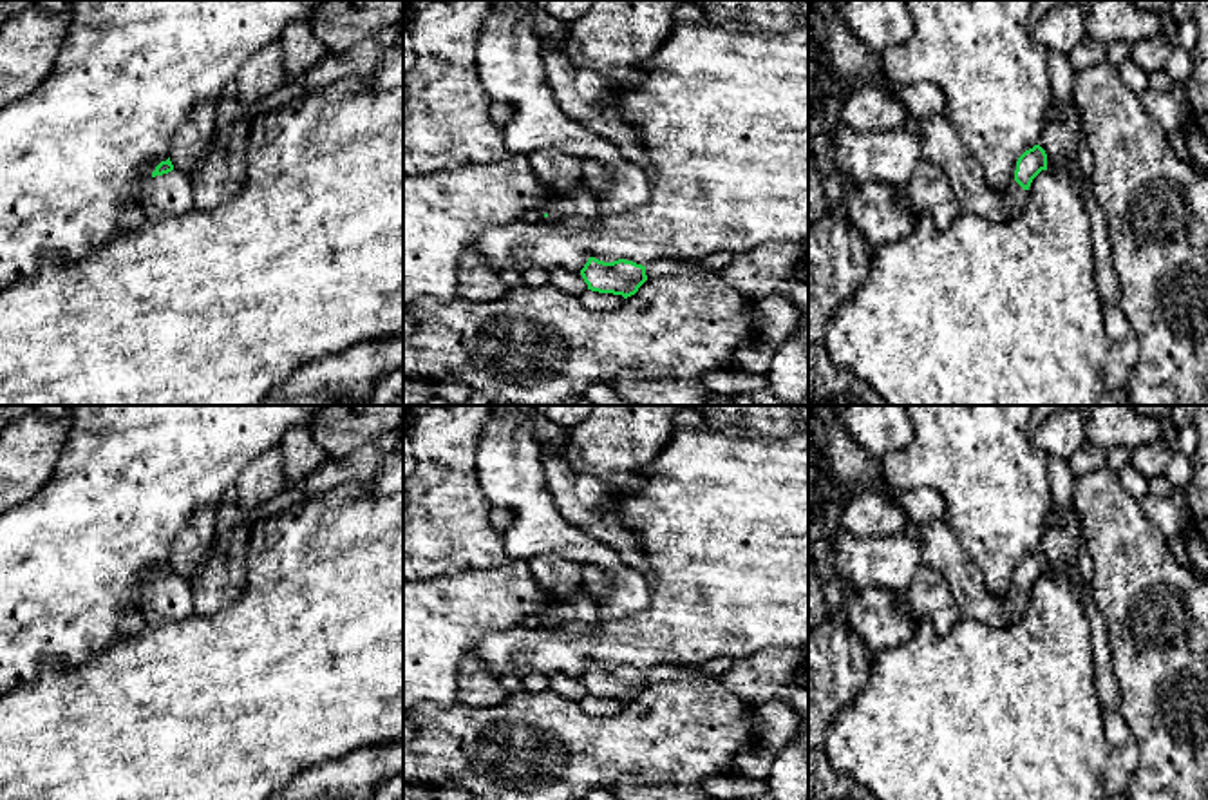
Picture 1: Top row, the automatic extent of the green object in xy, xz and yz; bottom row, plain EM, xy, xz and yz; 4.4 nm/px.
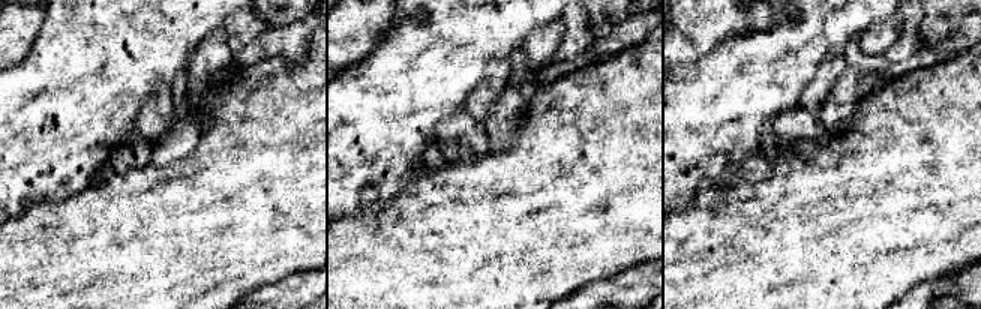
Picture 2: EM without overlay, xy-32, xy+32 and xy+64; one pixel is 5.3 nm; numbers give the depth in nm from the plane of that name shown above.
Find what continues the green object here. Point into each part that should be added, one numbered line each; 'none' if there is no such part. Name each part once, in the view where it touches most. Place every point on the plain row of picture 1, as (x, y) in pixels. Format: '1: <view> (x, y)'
1: xy (169, 600)

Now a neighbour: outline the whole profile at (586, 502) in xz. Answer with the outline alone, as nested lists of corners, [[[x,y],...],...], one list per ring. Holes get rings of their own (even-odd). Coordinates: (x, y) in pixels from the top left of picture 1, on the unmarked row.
[[[543,445],[541,460],[548,490],[562,518],[609,545],[624,563],[638,570],[651,585],[655,576],[647,556],[638,538],[613,512],[609,487],[599,478],[575,472],[562,454],[562,445]]]

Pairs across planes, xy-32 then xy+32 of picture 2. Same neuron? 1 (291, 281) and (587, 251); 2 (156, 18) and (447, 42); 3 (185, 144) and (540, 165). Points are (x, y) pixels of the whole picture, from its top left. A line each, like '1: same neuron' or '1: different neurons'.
1: different neurons
2: same neuron
3: different neurons

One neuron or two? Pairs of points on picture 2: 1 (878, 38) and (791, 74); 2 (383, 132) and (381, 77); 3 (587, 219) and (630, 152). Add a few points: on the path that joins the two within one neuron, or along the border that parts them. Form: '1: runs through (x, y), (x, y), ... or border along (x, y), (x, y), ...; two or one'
1: border along (887, 18), (873, 21), (857, 39); two
2: runs through (381, 119), (381, 90); one
3: runs through (585, 203), (585, 197), (614, 168); one

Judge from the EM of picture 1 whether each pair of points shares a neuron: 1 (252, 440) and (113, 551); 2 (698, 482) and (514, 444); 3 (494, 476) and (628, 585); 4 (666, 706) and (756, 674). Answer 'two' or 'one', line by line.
1: one
2: two
3: one
4: two

